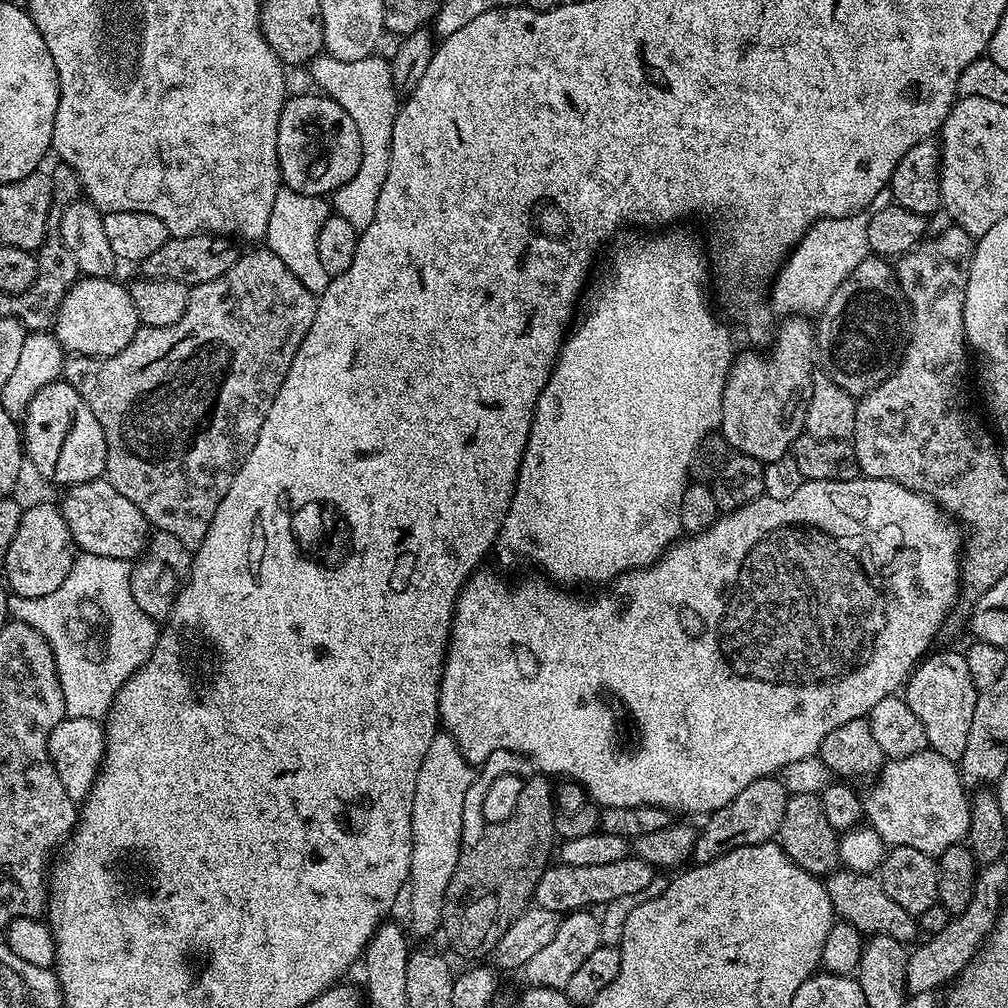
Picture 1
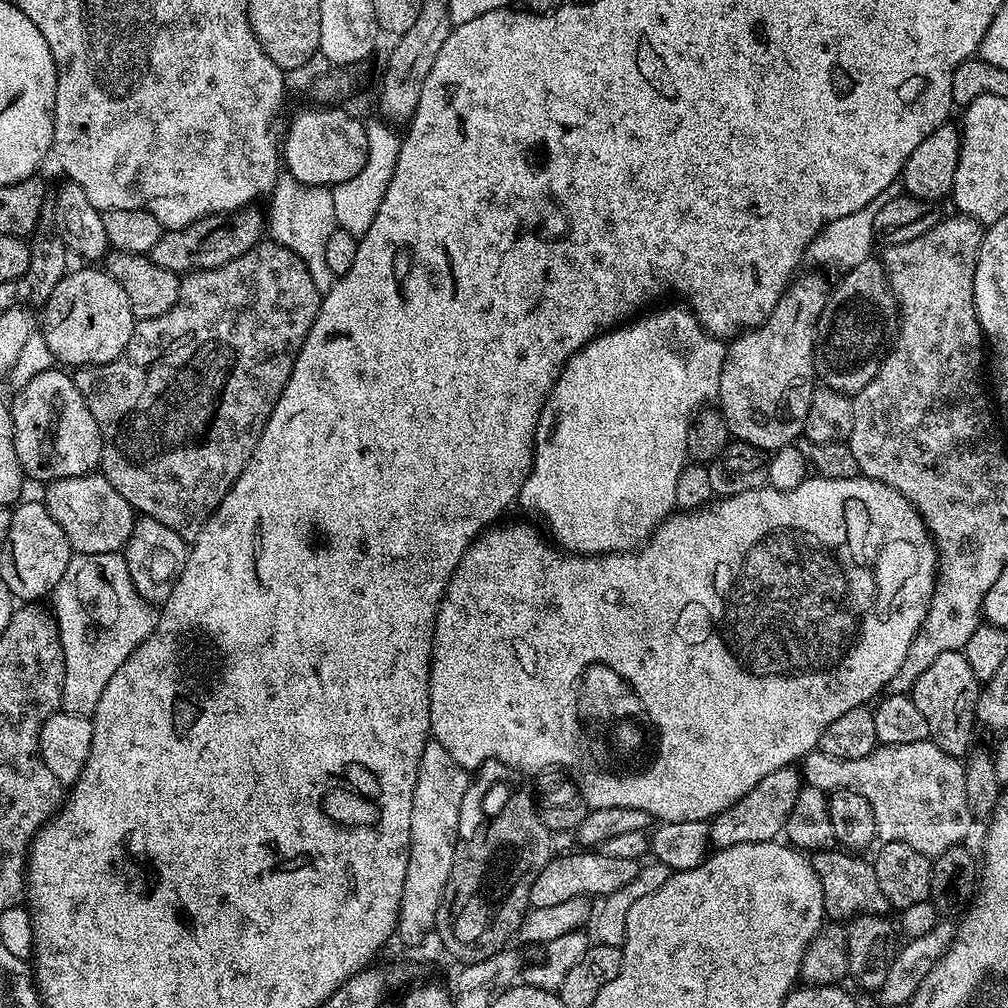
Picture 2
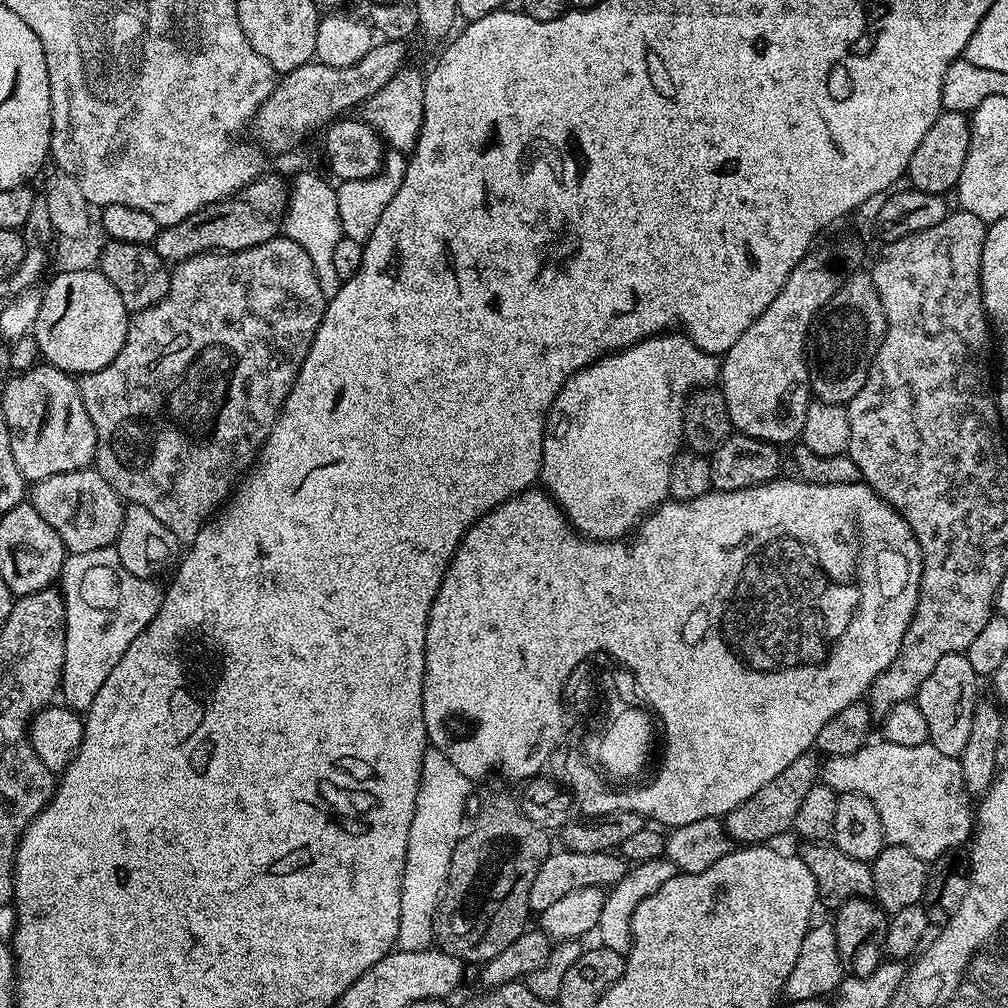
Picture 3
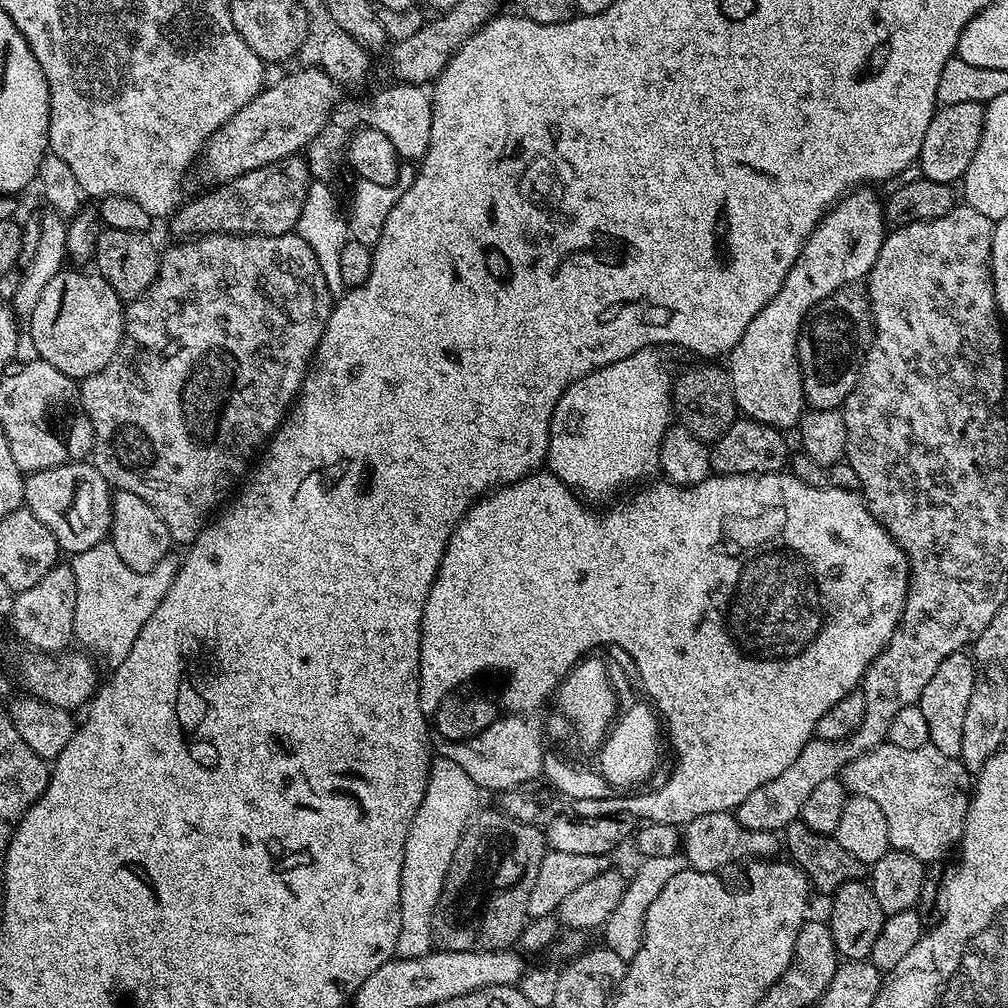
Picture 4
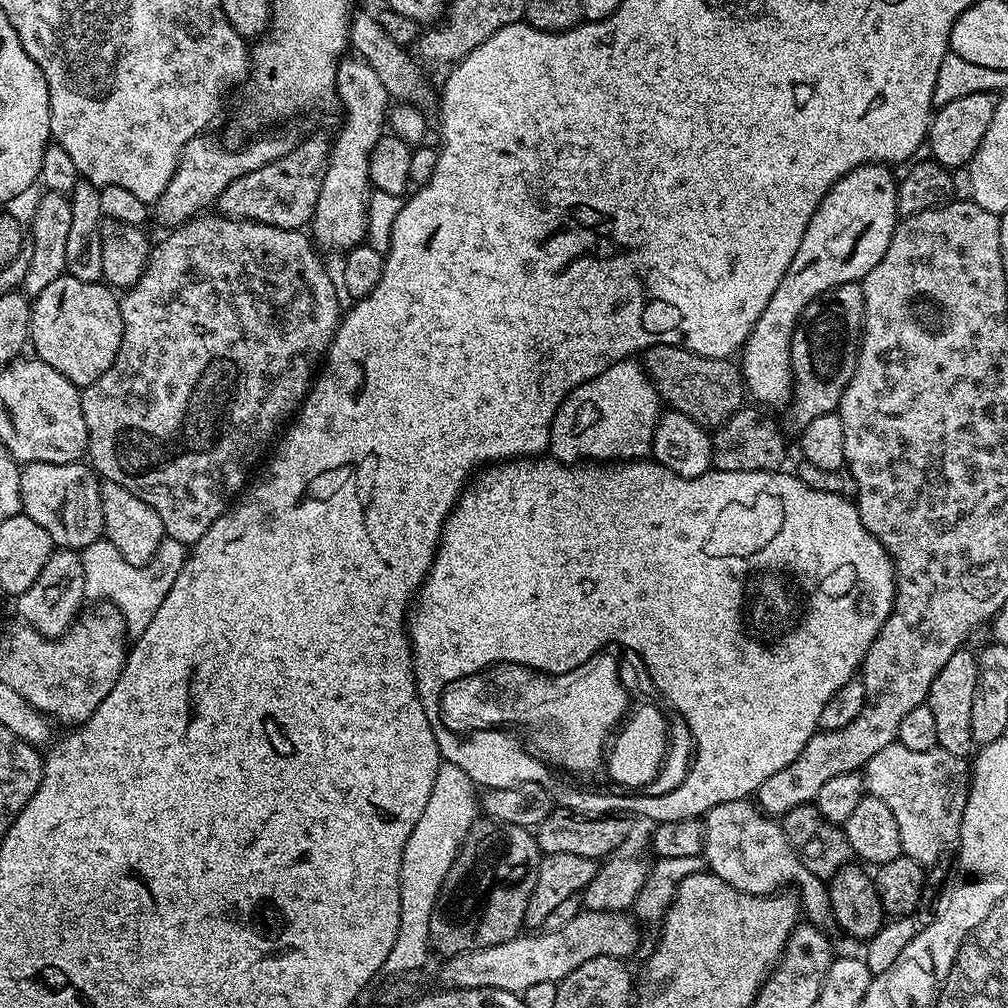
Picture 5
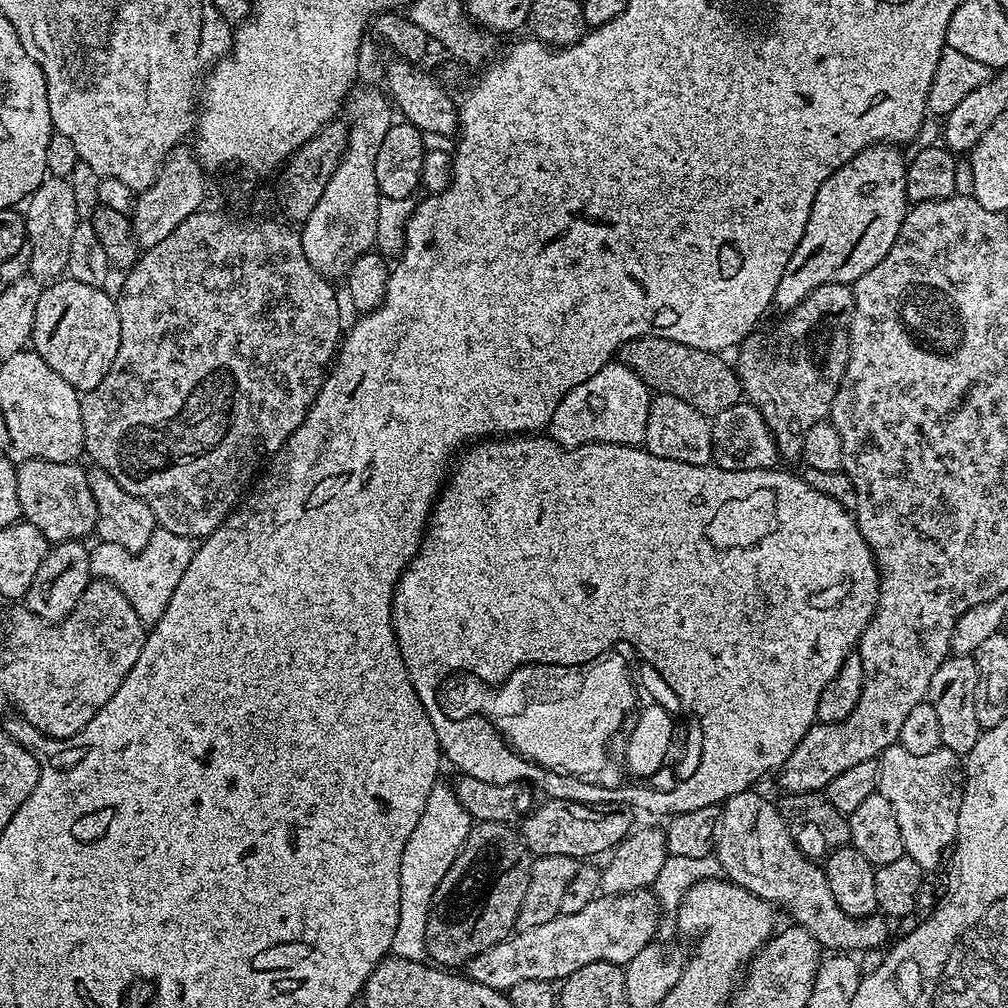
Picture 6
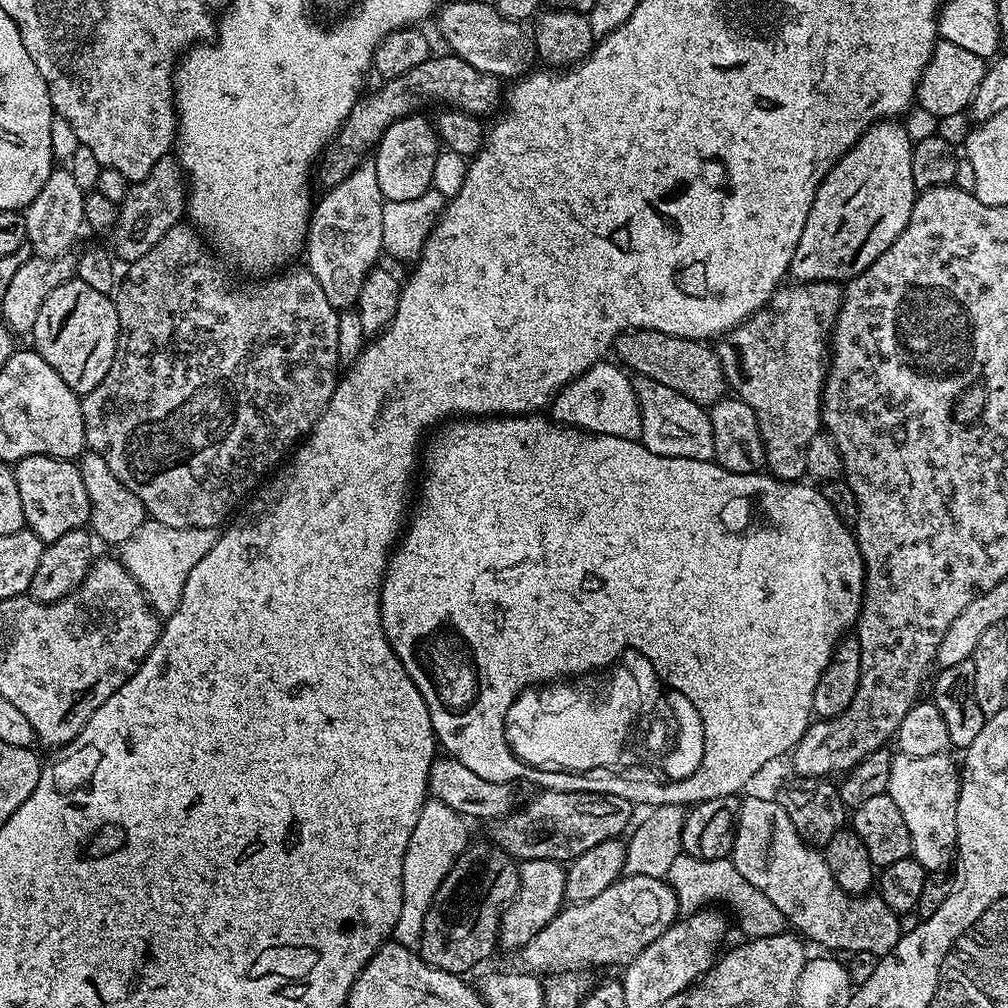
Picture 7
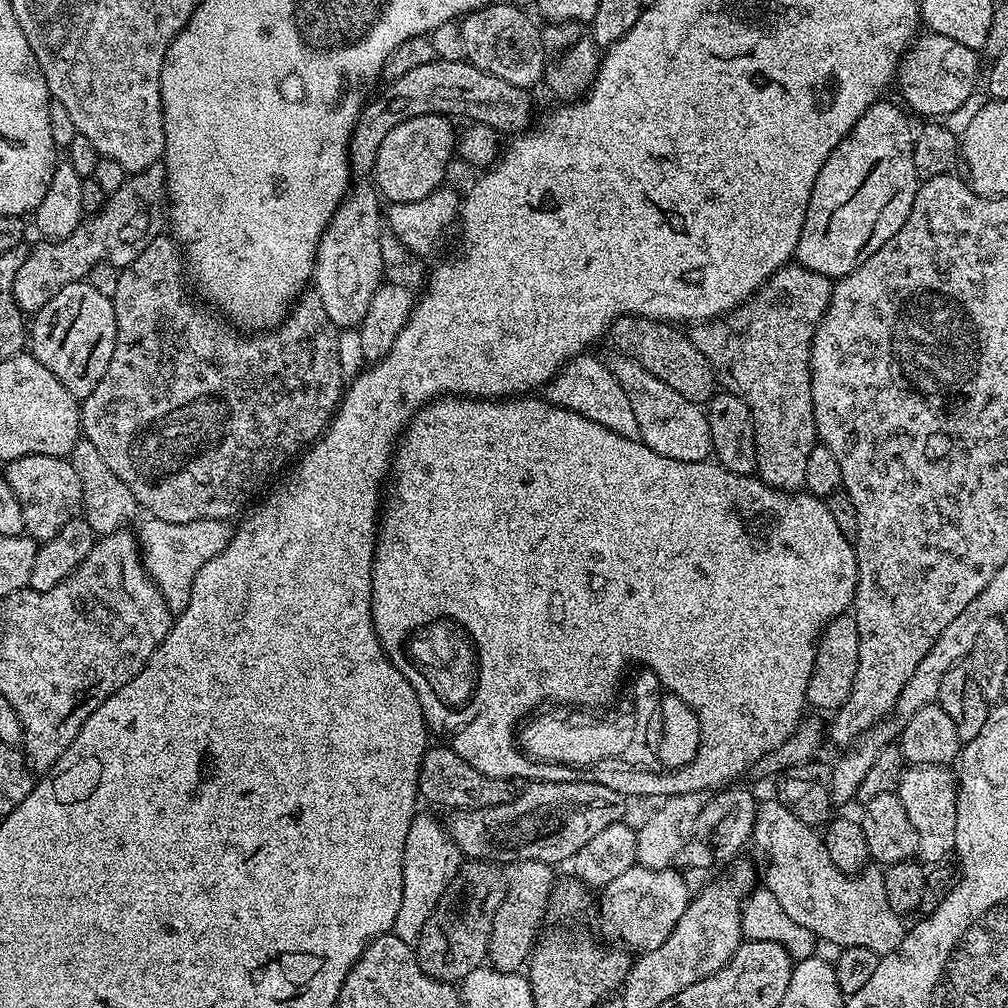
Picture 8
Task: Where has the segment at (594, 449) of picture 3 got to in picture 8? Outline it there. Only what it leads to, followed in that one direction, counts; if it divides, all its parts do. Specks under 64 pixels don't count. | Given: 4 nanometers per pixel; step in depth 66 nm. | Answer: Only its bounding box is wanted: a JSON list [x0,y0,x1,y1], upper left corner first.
[546,354,639,440]

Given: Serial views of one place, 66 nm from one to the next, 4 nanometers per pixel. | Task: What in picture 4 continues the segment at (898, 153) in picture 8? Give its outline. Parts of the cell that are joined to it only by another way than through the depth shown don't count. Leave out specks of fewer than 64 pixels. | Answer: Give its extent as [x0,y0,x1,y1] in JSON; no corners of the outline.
[726,186,886,430]

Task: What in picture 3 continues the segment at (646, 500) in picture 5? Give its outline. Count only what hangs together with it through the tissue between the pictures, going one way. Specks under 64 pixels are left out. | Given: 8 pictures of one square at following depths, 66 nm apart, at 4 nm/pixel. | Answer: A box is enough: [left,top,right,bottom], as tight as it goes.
[422,478,924,830]

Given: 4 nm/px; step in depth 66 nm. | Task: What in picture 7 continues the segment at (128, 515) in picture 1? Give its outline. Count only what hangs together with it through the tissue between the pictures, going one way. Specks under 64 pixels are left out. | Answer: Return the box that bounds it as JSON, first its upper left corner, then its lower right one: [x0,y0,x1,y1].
[14,456,90,540]

